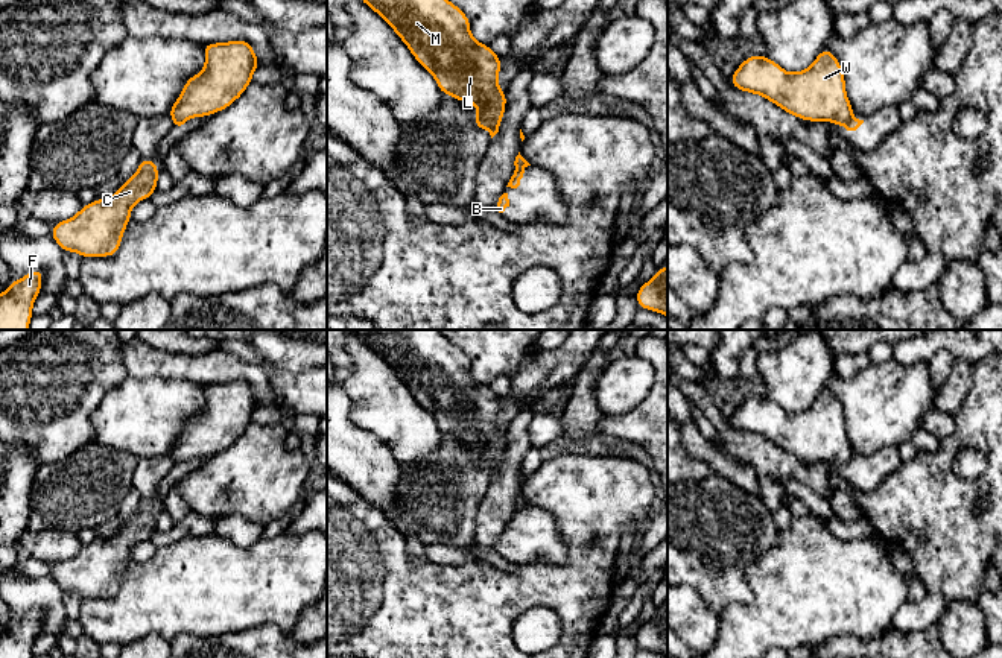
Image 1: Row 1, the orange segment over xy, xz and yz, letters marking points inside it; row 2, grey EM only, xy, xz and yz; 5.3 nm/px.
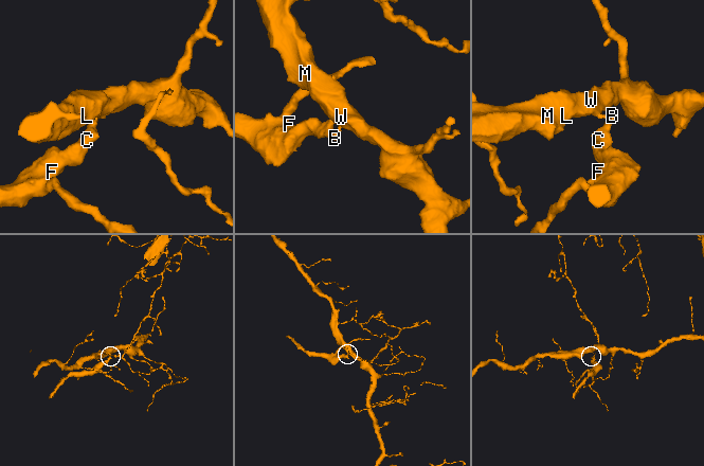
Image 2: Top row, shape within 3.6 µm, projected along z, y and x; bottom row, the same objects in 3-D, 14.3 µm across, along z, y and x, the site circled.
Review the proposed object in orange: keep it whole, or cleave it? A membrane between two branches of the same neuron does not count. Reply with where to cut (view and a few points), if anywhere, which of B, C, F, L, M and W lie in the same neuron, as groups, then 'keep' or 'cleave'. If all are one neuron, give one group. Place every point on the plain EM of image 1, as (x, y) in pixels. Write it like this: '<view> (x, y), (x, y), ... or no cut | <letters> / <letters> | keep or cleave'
xz (523, 506), (516, 509) | B C F / L M W | cleave

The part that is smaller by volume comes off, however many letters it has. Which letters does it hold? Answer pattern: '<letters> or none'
B, C, F

